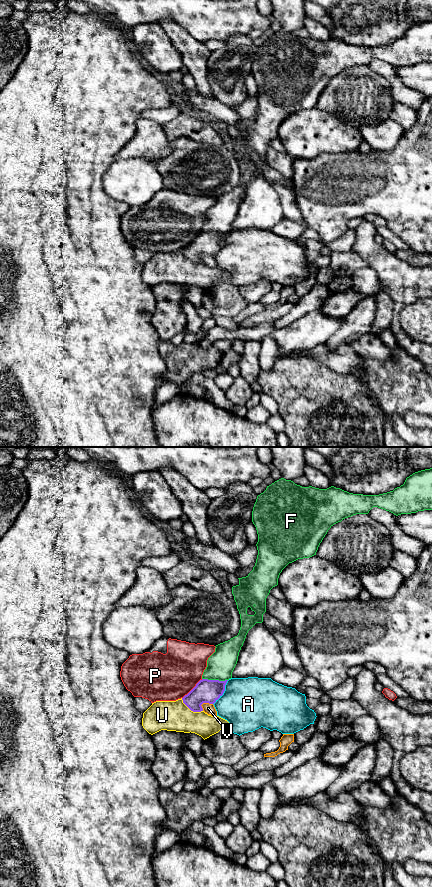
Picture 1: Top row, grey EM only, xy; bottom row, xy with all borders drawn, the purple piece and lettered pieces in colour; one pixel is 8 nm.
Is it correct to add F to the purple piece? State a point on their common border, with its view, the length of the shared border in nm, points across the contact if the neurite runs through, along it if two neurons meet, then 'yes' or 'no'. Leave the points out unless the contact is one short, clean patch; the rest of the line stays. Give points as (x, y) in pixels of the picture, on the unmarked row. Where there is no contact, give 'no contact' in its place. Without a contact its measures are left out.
xy (215, 232) | 200 nm | across xy (206, 243), (215, 232), (220, 217) | yes

